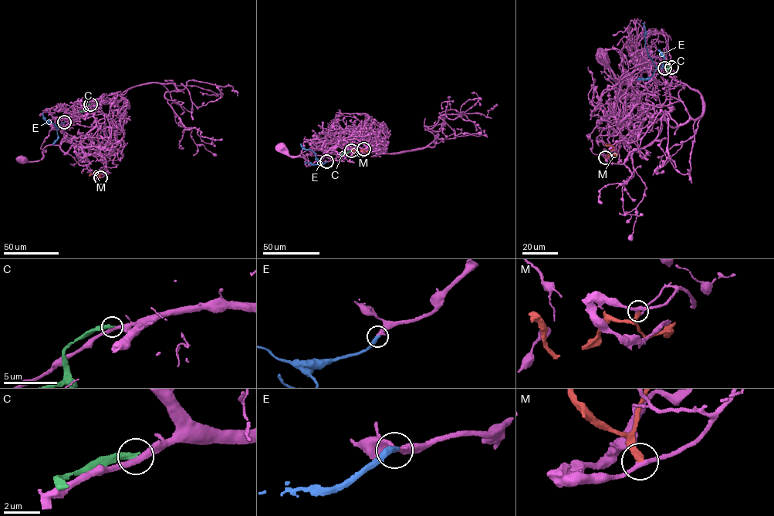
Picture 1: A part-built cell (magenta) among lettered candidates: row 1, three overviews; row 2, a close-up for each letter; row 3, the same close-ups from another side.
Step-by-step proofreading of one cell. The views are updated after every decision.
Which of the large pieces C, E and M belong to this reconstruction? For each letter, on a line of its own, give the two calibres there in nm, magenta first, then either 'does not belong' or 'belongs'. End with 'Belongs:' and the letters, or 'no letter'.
C: 300/320 nm | does not belong
E: 300/300 nm | belongs
M: 260/400 nm | does not belong
Belongs: E

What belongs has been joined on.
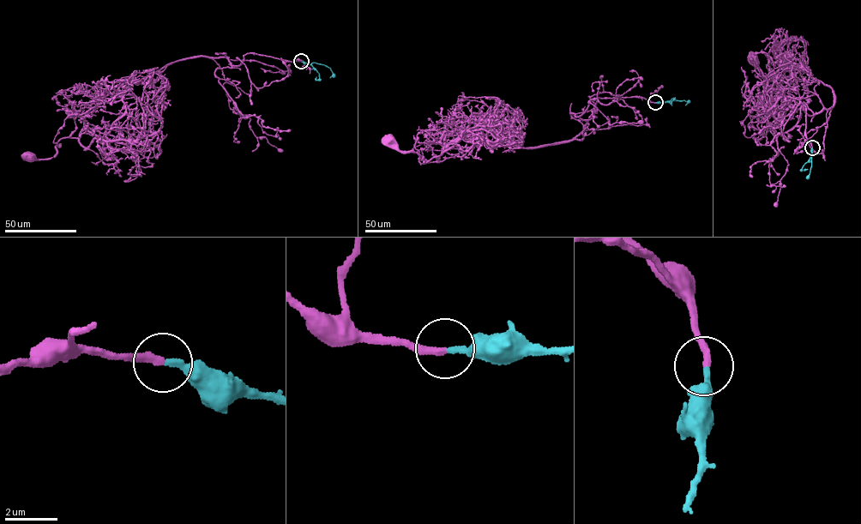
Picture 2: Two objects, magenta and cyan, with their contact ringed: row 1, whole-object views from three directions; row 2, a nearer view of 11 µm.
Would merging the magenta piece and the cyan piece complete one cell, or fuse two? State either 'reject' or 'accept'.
accept

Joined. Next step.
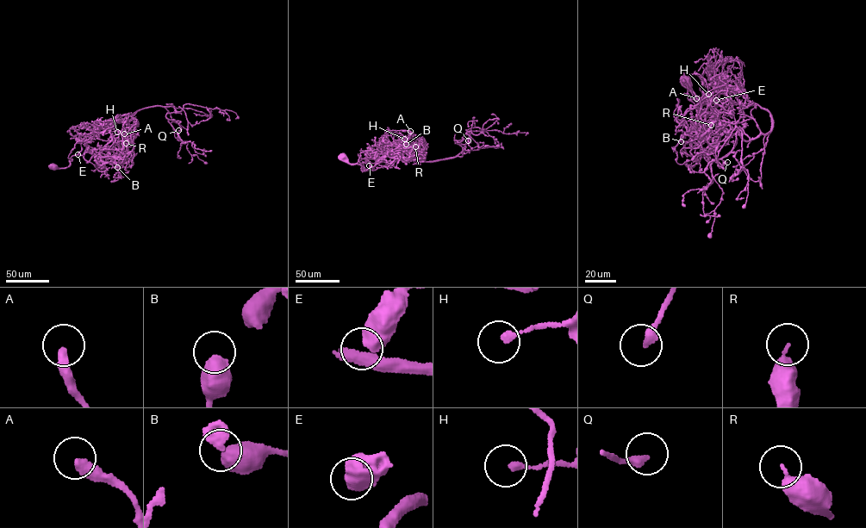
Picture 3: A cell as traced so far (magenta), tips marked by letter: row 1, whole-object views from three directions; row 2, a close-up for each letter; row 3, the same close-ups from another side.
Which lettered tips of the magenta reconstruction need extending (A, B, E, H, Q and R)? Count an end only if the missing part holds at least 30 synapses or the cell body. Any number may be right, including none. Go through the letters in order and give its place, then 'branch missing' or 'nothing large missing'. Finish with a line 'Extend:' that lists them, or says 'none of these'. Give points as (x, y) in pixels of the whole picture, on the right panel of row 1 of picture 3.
A: place (696, 98); nothing large missing
B: place (681, 141); nothing large missing
E: place (716, 100); nothing large missing
H: place (708, 94); nothing large missing
Q: place (727, 162); nothing large missing
R: place (711, 125); nothing large missing
Extend: none of these

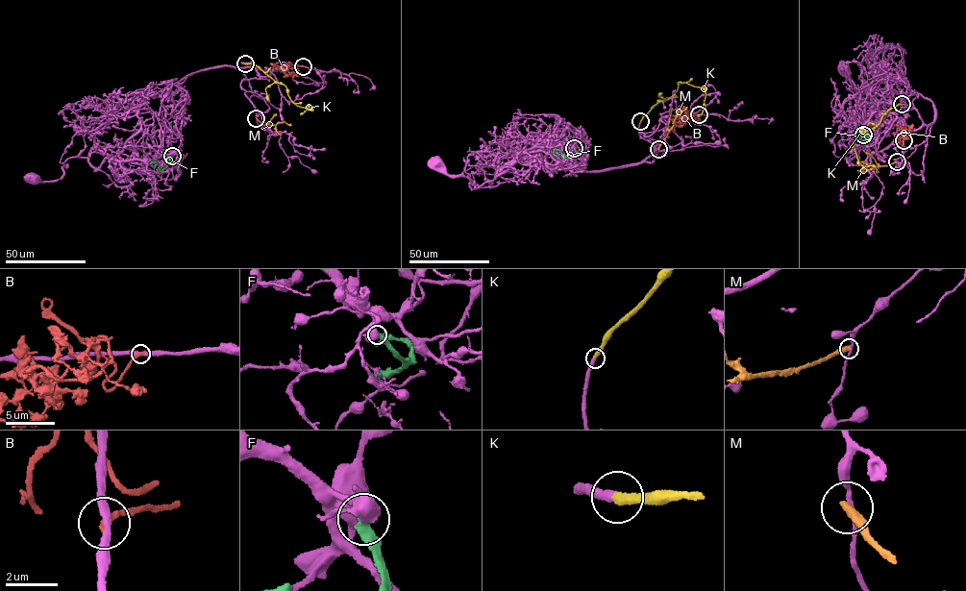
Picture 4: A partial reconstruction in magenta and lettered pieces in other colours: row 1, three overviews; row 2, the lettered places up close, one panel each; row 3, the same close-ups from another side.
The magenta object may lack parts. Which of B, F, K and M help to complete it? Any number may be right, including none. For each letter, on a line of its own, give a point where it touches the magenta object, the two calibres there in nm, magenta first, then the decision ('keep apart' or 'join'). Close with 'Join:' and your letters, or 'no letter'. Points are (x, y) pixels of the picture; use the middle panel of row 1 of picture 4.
B: meets magenta at (699, 114); 300 nm thick on the magenta side, 240 nm on the other; keep apart
F: meets magenta at (574, 148); 460 nm thick on the magenta side, 440 nm on the other; keep apart
K: meets magenta at (640, 121); 340 nm thick on the magenta side, 360 nm on the other; join
M: meets magenta at (658, 149); 180 nm thick on the magenta side, 400 nm on the other; keep apart
Join: K

